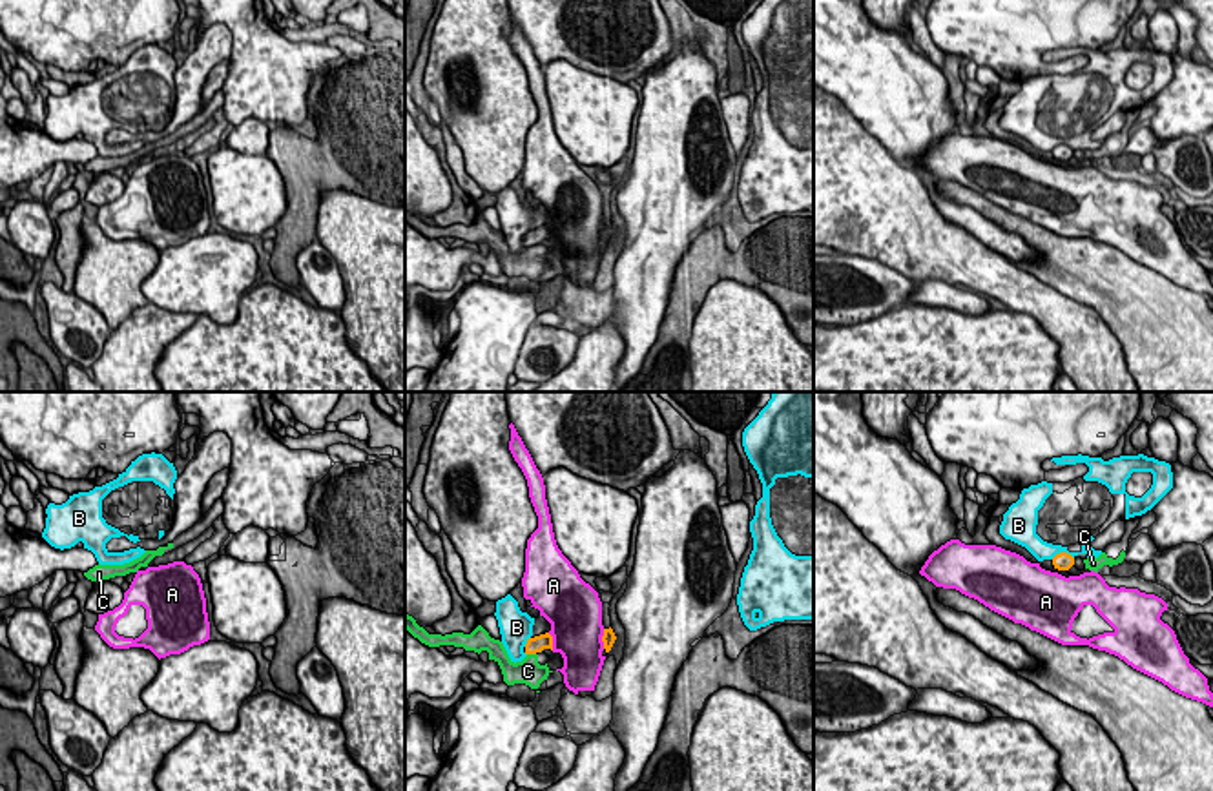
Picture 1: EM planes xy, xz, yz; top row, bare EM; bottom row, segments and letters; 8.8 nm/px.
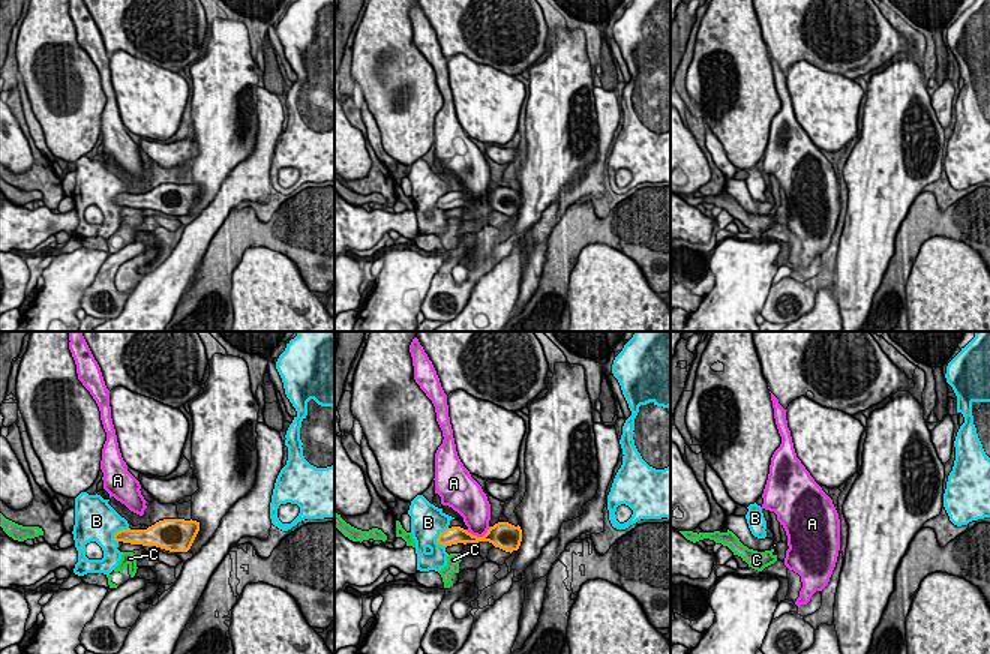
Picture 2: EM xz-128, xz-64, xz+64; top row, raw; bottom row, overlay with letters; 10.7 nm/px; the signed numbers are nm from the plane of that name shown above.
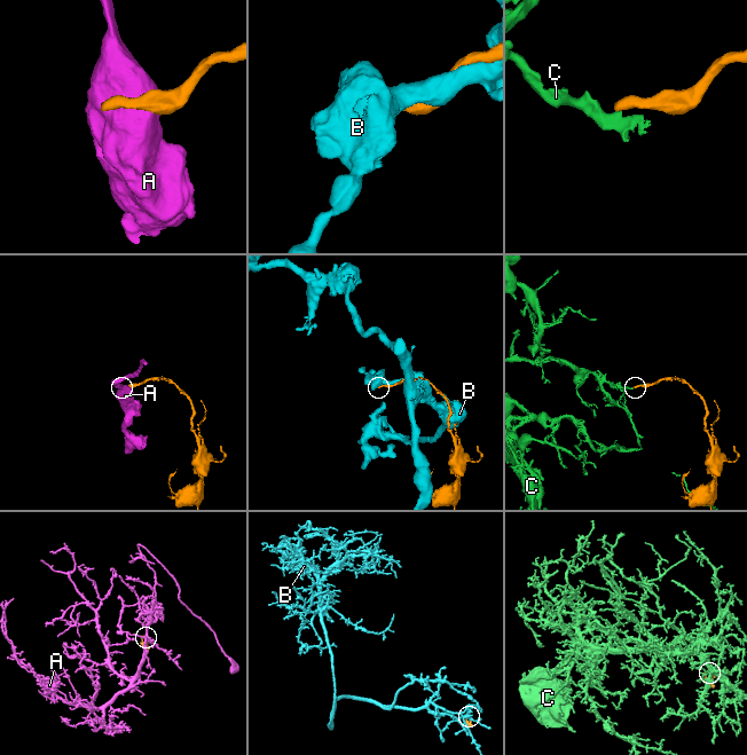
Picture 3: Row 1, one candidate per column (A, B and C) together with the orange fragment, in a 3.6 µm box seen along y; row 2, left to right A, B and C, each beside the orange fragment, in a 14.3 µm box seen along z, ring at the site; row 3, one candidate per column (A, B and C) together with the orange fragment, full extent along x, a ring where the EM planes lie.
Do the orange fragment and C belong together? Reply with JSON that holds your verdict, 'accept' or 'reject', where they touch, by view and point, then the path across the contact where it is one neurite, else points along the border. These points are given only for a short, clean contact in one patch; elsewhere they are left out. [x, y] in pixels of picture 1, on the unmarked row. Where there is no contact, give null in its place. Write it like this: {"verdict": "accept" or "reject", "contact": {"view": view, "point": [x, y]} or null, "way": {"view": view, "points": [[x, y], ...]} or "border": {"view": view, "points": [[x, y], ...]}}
{"verdict": "reject", "contact": {"view": "xz", "point": [531, 245]}, "border": {"view": "xz", "points": [[528, 245], [535, 246]]}}

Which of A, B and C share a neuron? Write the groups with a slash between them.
A / B / C

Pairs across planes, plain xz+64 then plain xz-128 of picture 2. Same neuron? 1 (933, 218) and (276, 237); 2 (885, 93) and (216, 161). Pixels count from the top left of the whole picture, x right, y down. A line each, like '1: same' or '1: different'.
1: same
2: same

